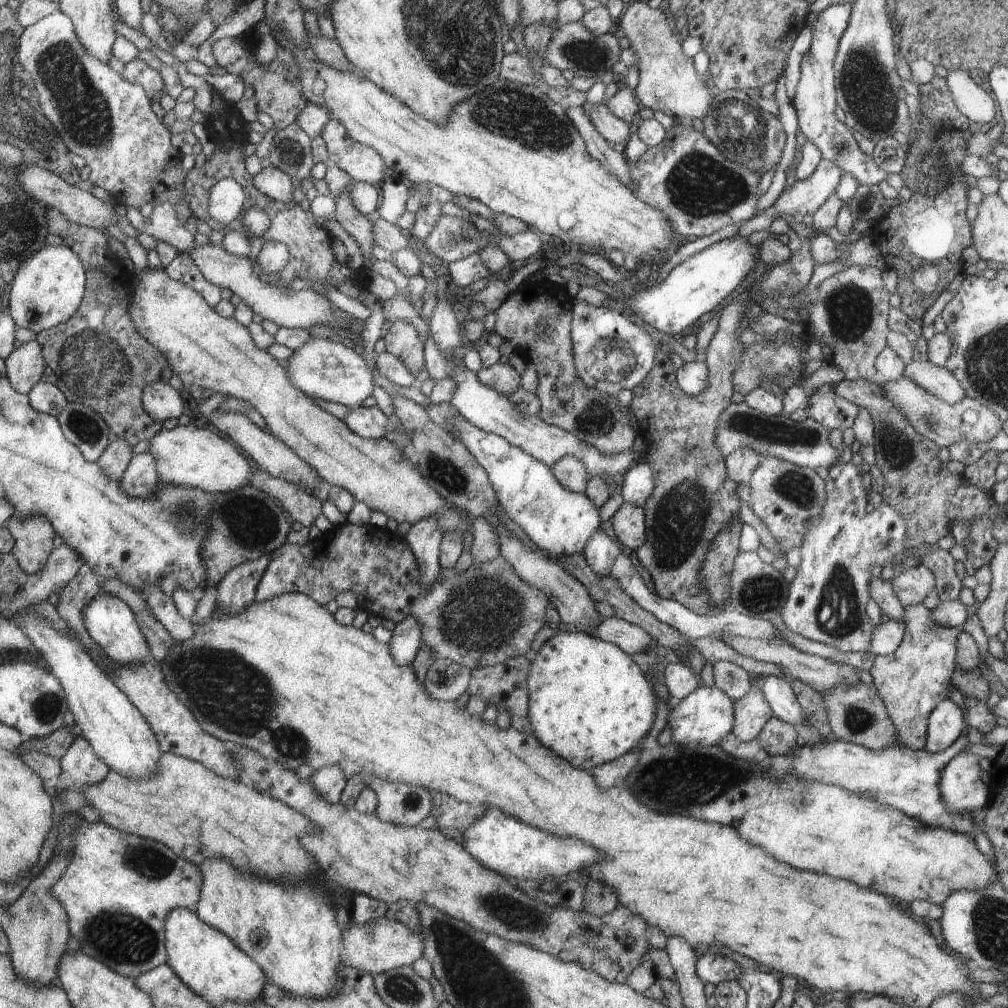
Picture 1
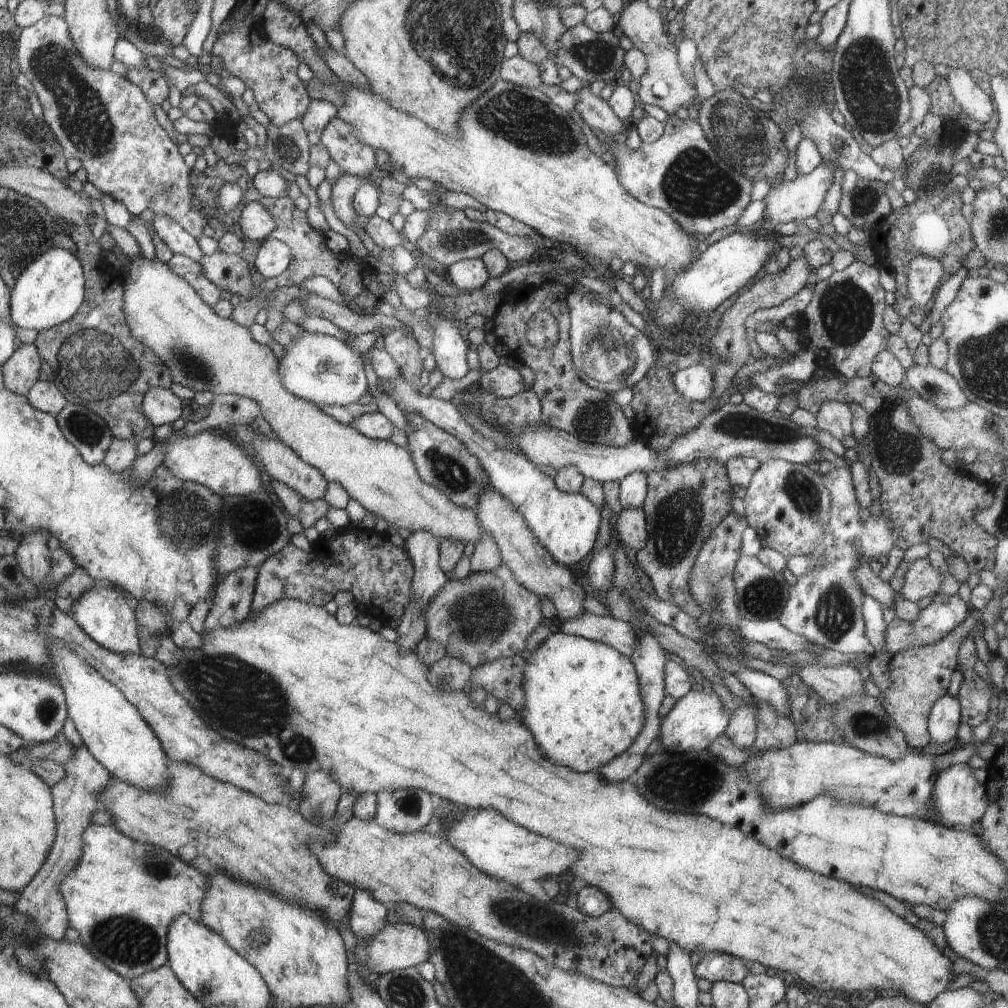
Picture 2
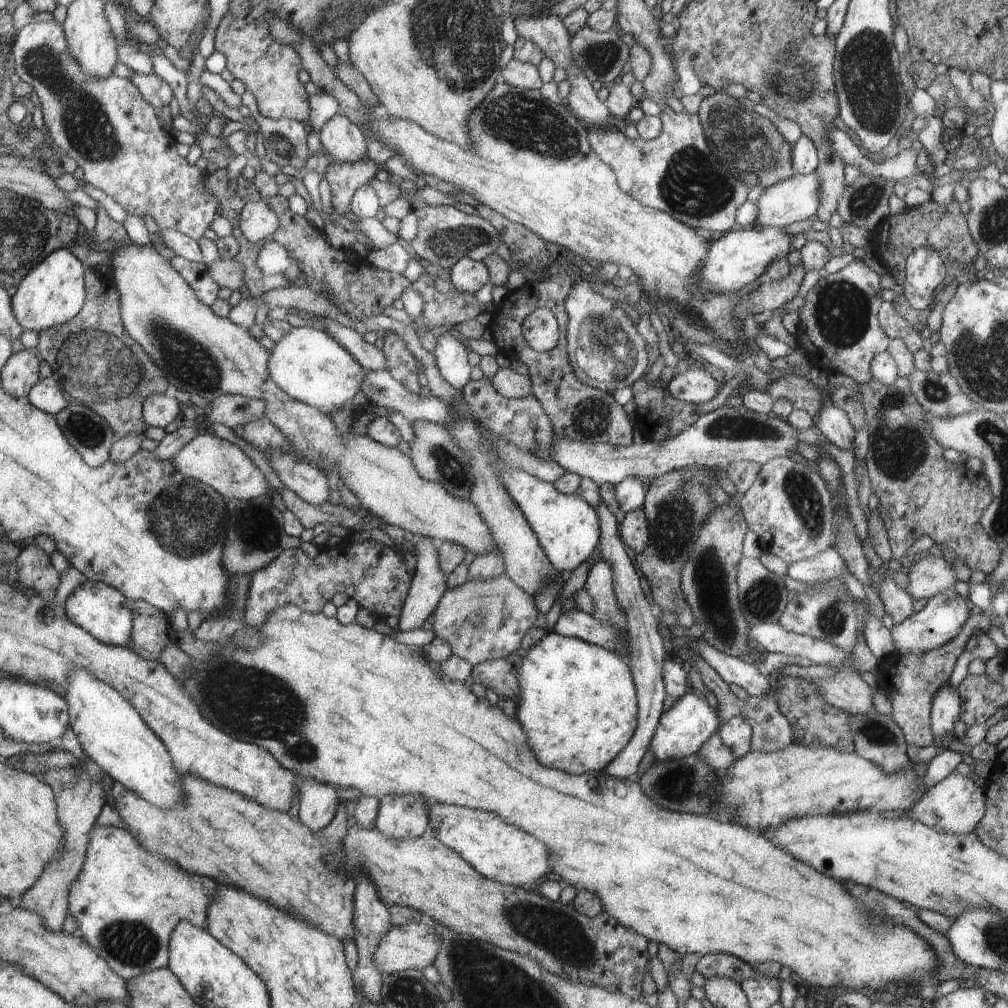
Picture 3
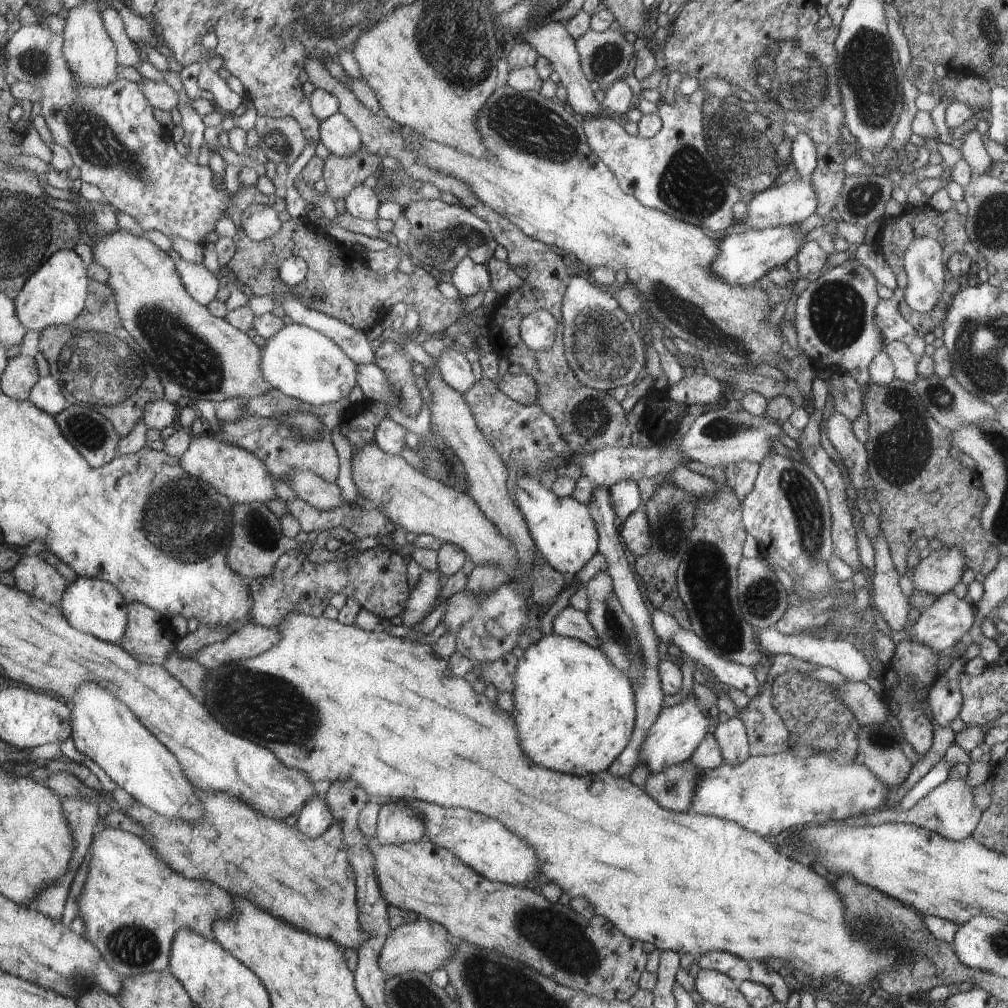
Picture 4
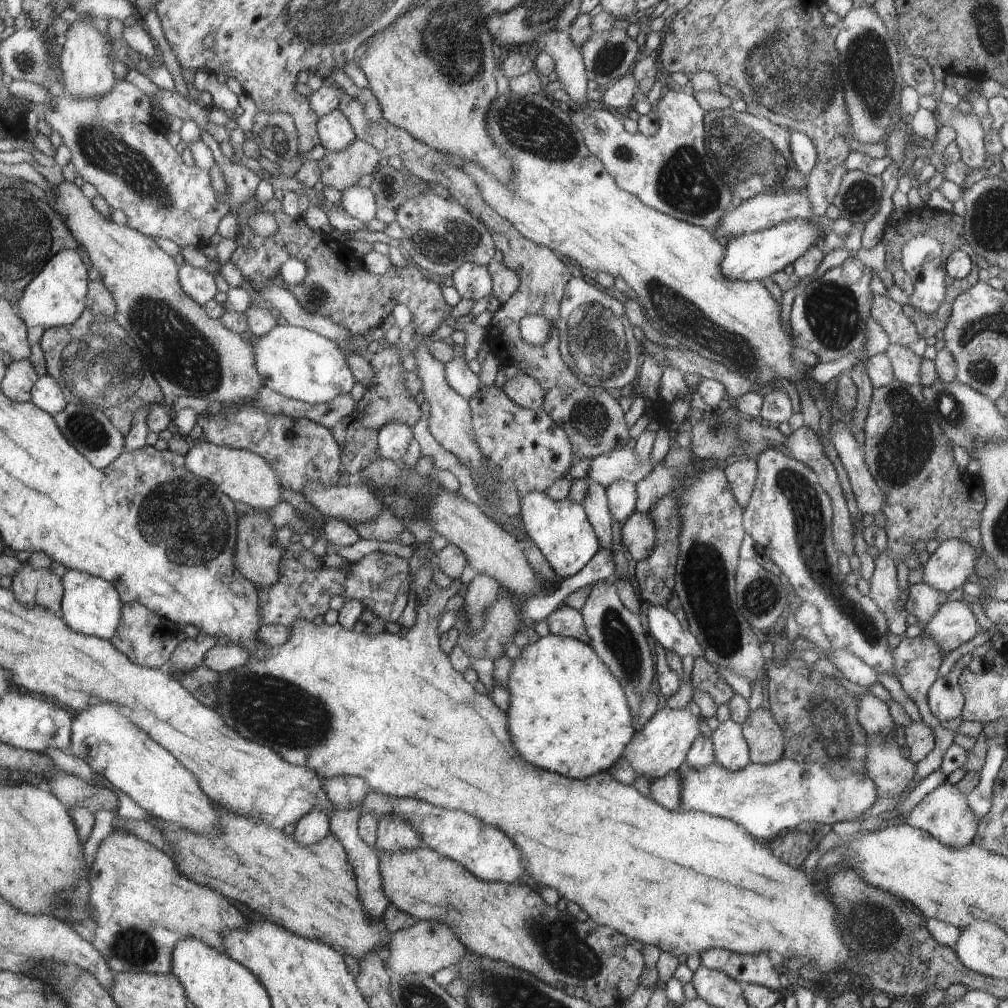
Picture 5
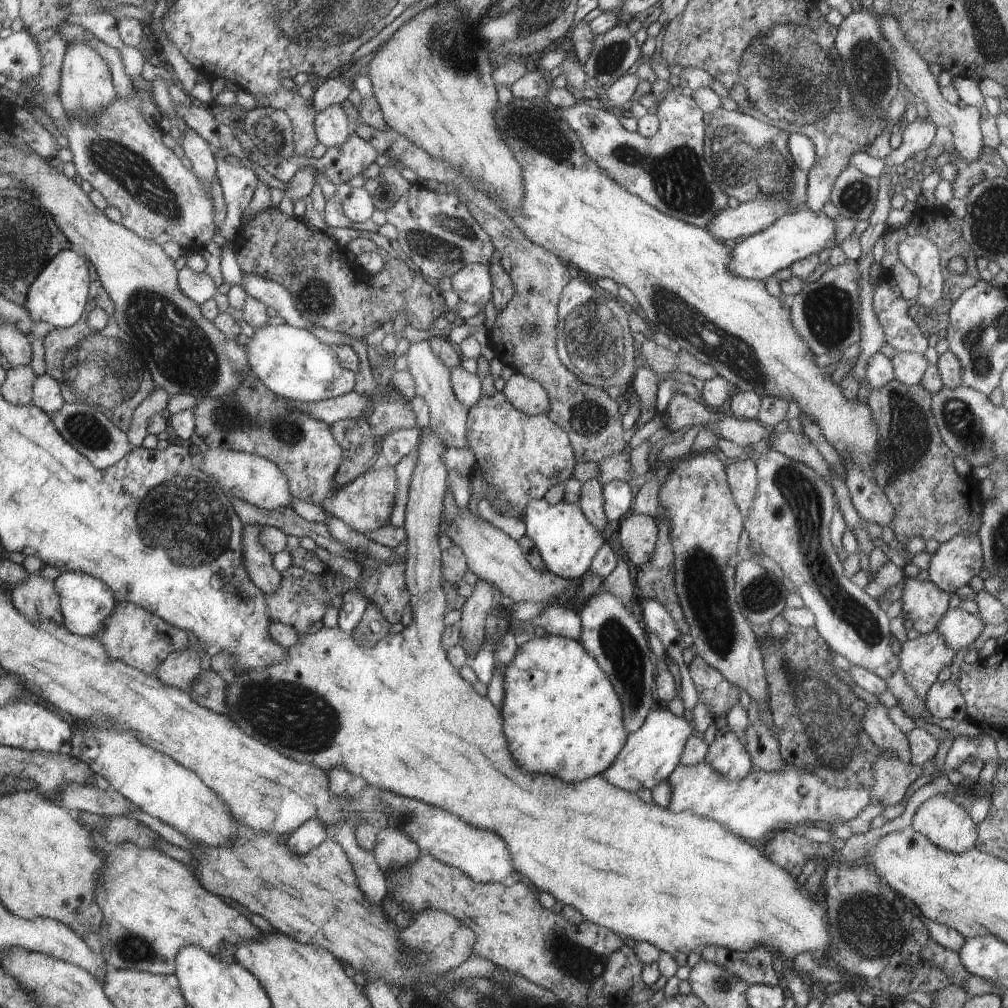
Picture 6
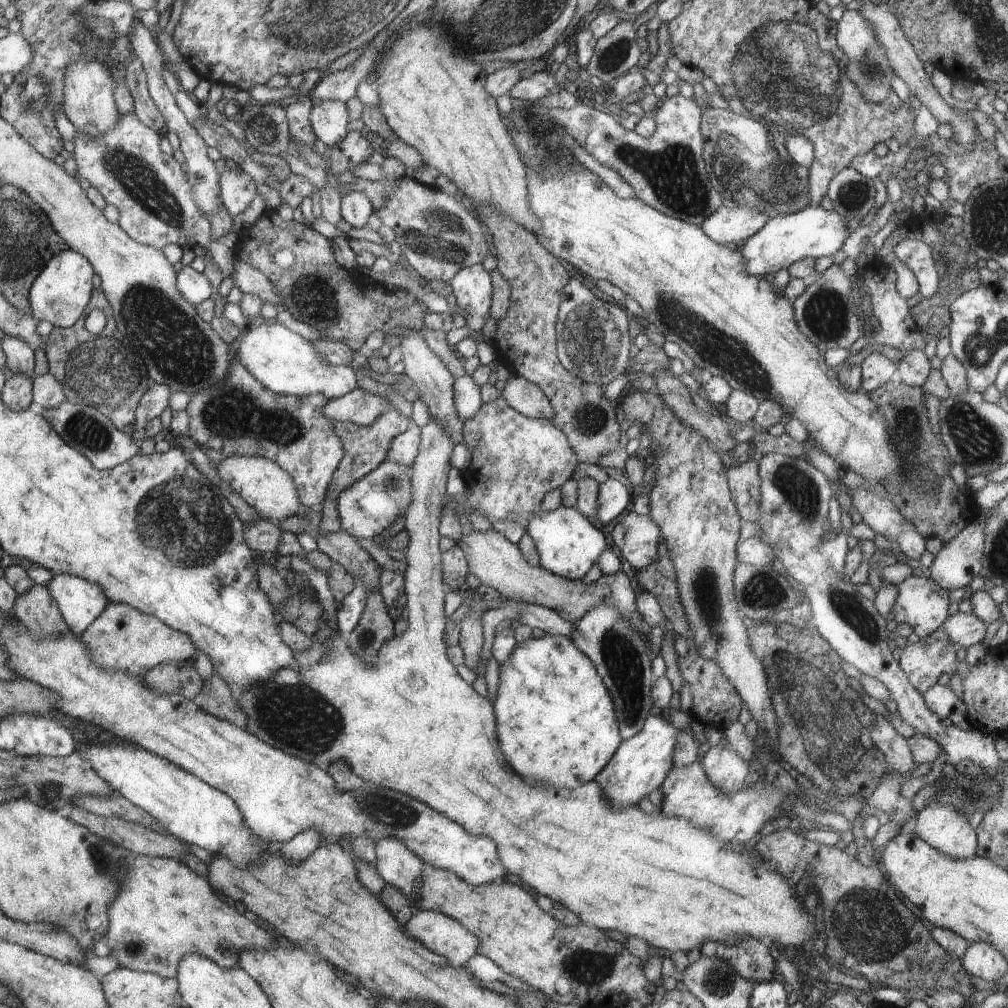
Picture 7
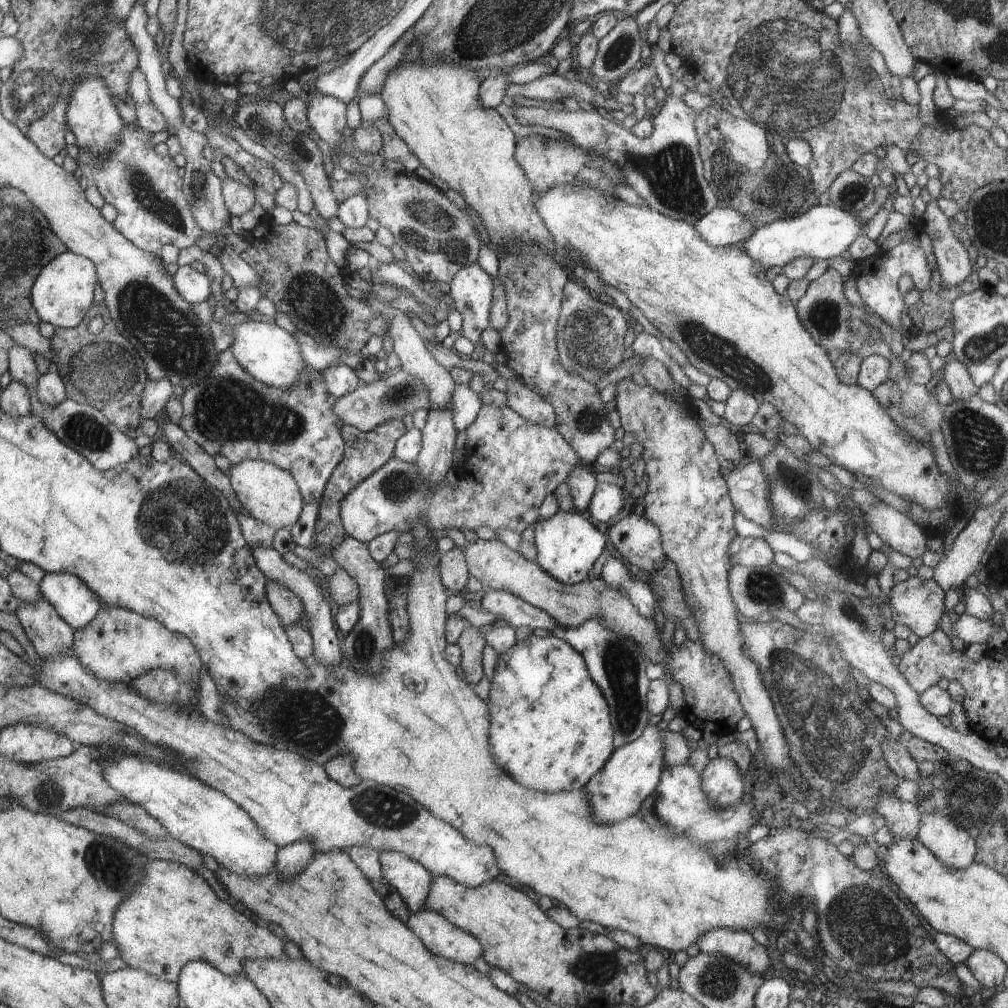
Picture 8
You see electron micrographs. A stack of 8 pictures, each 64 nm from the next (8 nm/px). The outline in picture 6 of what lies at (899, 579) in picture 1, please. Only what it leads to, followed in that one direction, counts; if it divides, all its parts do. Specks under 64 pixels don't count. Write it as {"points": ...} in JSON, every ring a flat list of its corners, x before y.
{"points":[[958,534,946,543,940,543,936,553,932,555,928,568,928,580,943,592,952,595,965,586,970,585,974,576,980,575,983,569,983,552,979,534]]}

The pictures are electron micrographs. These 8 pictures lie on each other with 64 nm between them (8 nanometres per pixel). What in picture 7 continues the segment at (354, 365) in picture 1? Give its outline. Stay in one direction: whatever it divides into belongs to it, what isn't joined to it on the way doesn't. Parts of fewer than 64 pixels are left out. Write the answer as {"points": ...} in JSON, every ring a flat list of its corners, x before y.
{"points":[[258,322,248,325,249,330,240,335,238,357,240,363,261,382,265,388,284,396,326,396,334,399,353,392,358,387,358,371,351,366,326,364,326,356,312,341,306,340,281,324]]}

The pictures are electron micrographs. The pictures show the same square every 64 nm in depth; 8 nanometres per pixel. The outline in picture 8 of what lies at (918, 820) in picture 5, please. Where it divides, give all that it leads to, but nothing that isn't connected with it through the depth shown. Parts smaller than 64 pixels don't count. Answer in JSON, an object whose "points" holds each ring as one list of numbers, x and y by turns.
{"points":[[942,812,922,814,917,840,932,849,950,868,968,868,975,862,976,840]]}

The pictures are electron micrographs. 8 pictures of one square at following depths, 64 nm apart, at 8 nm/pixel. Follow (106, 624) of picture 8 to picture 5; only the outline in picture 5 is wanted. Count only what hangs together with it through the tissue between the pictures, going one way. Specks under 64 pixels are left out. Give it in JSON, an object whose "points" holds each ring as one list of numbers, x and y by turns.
{"points":[[138,602,125,603,121,631,114,636,112,642,132,661,145,668,161,669,177,651,178,644,186,640,187,636,181,626,173,621,159,616,152,609,146,608]]}

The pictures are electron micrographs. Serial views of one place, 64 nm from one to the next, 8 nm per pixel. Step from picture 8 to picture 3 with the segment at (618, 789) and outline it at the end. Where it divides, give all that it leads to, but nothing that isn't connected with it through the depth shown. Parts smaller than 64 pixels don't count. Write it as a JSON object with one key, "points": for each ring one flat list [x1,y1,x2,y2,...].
{"points":[[695,690,688,691,681,696,673,706,662,713,649,750,653,752,656,763,667,760,680,760,697,754,701,744,706,742,712,734,718,732,727,718,726,715,716,716,715,710,708,705,705,697]]}

